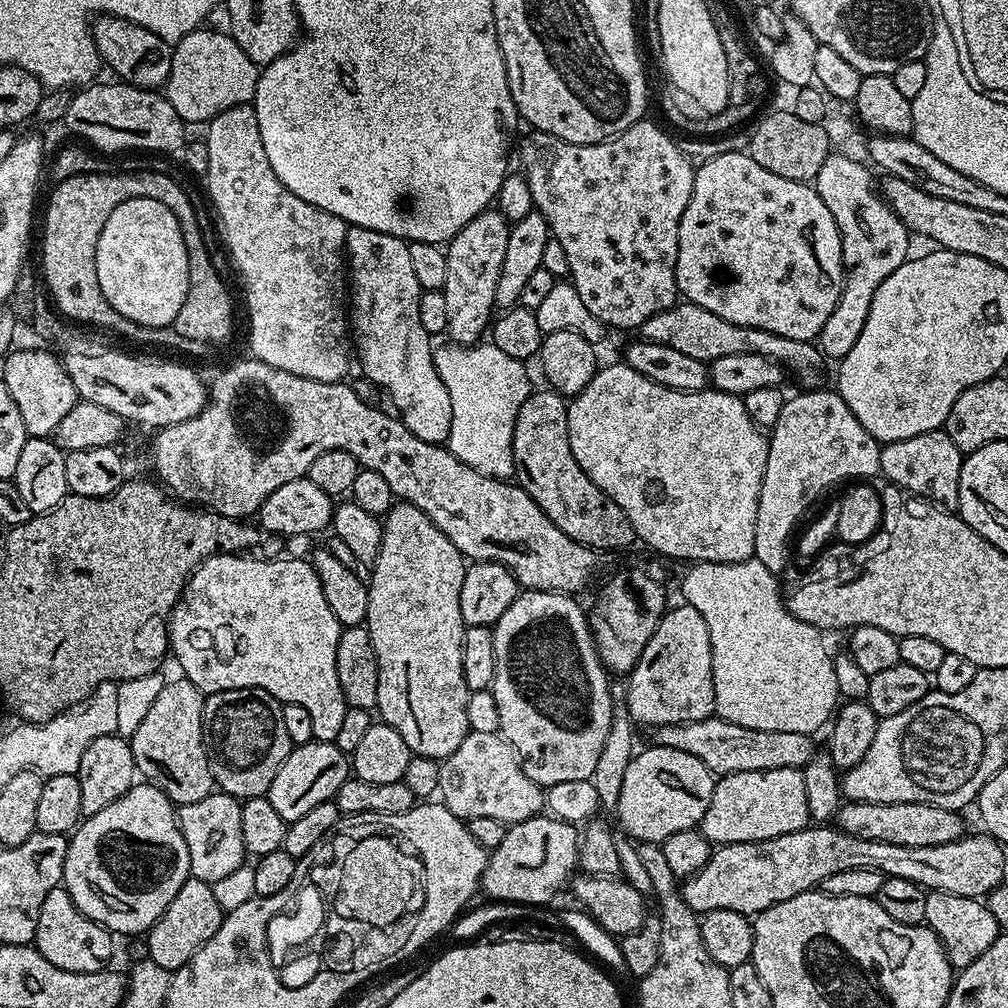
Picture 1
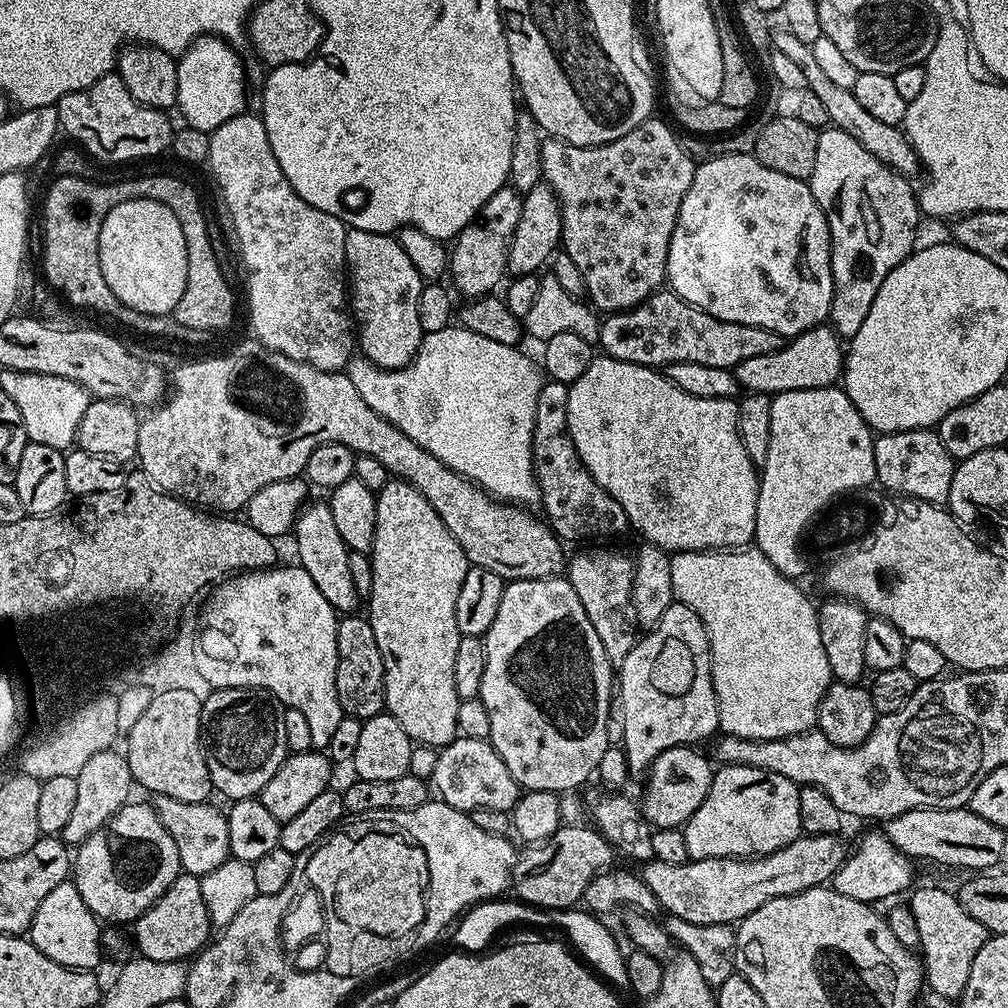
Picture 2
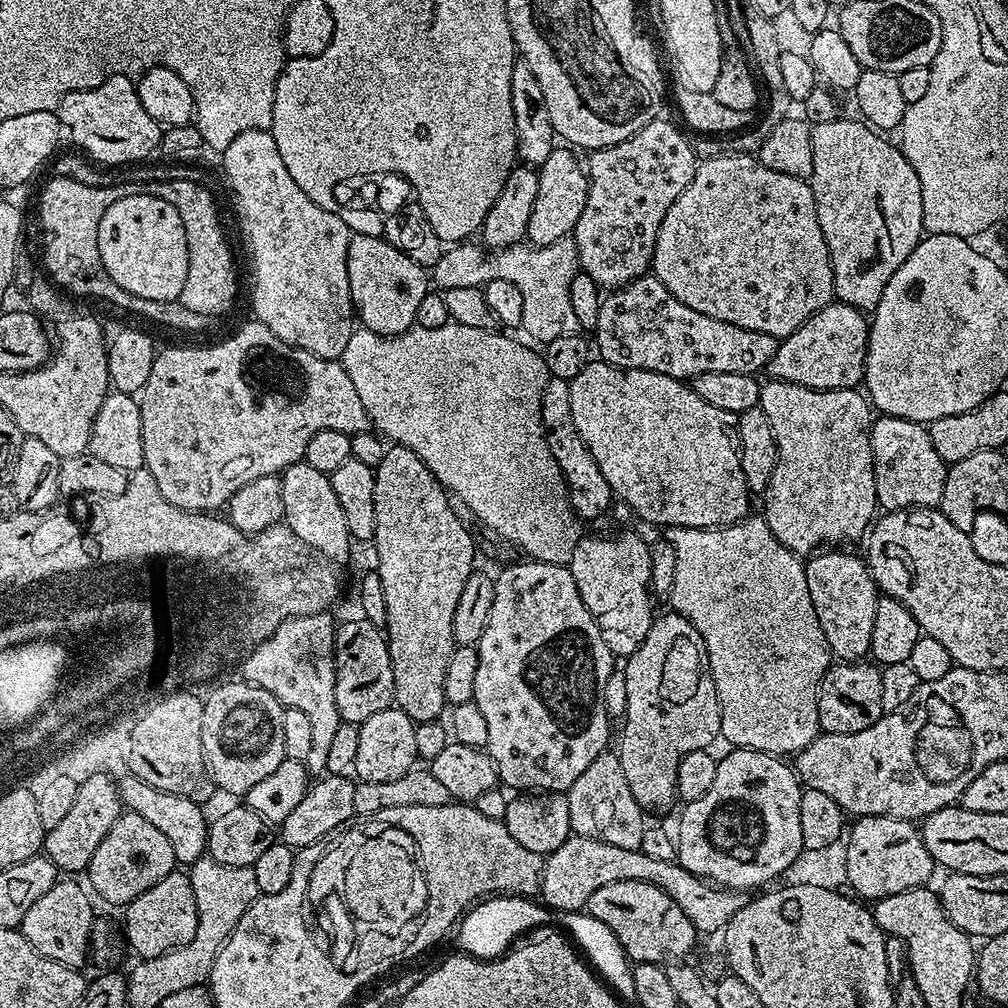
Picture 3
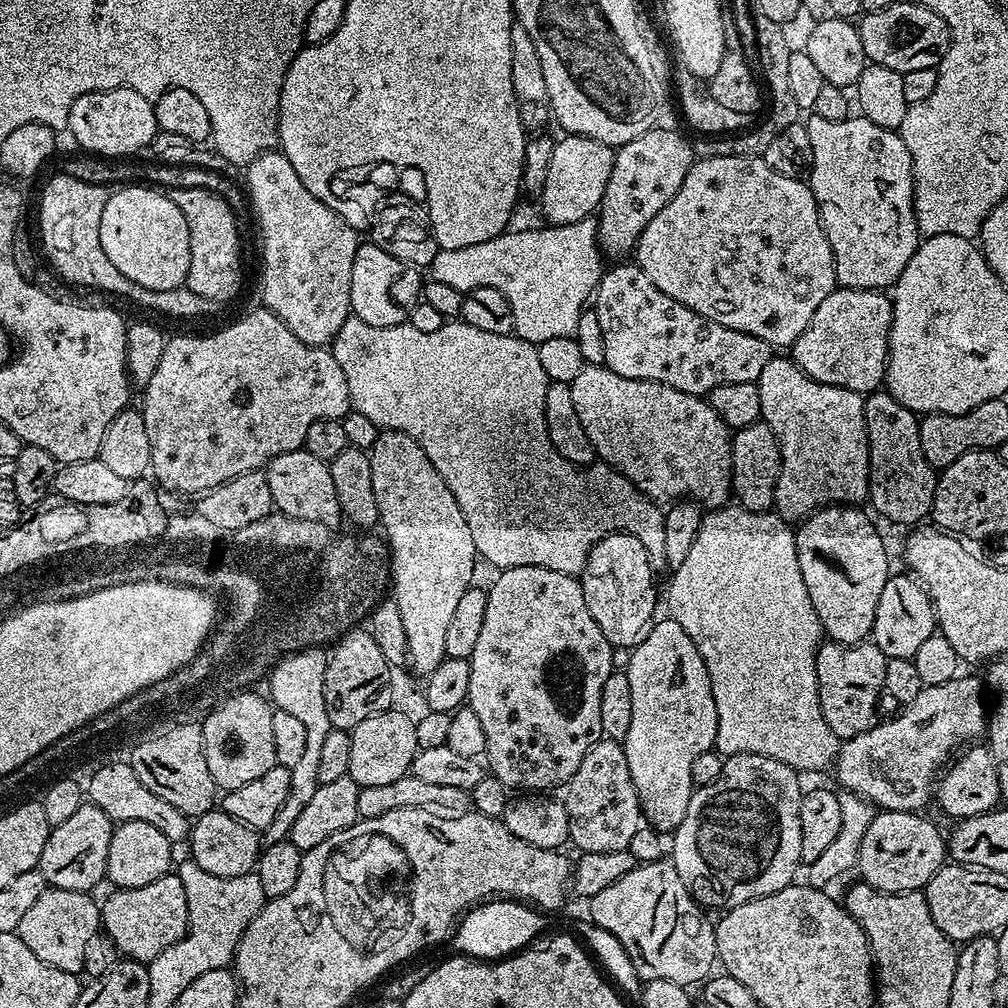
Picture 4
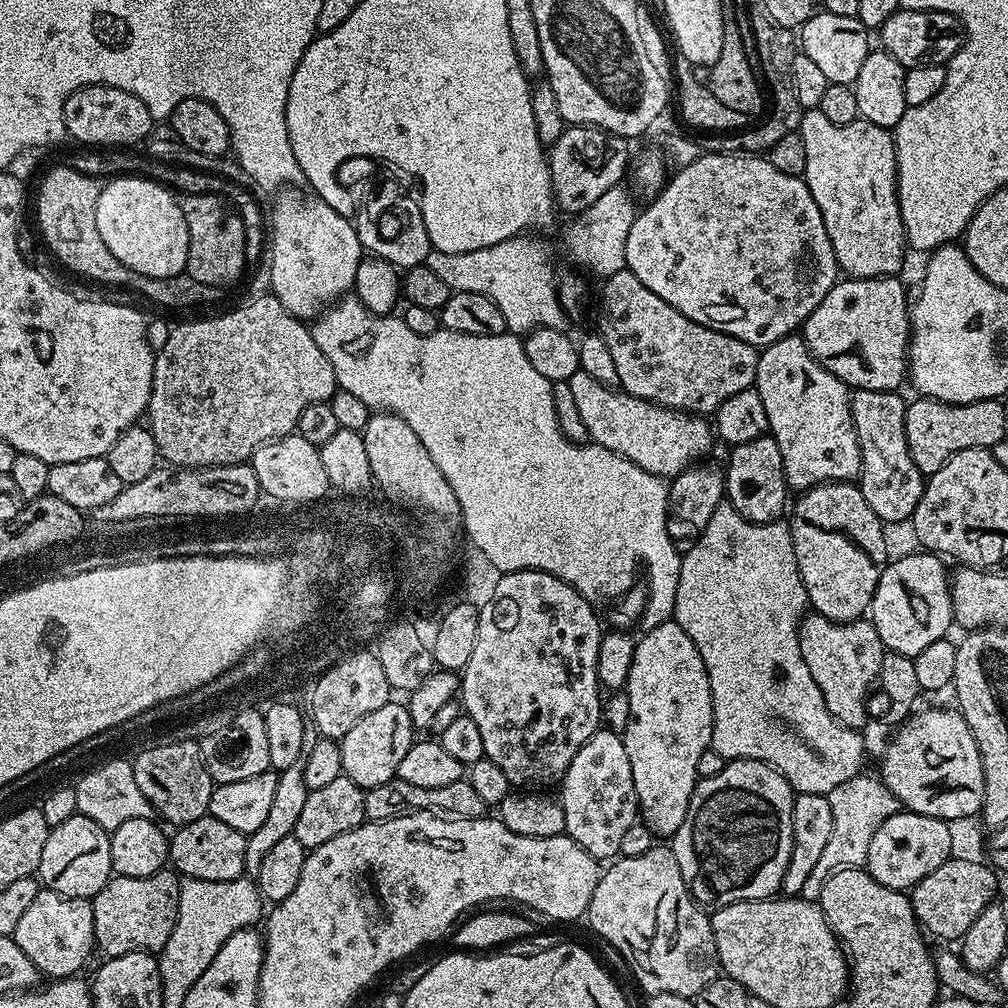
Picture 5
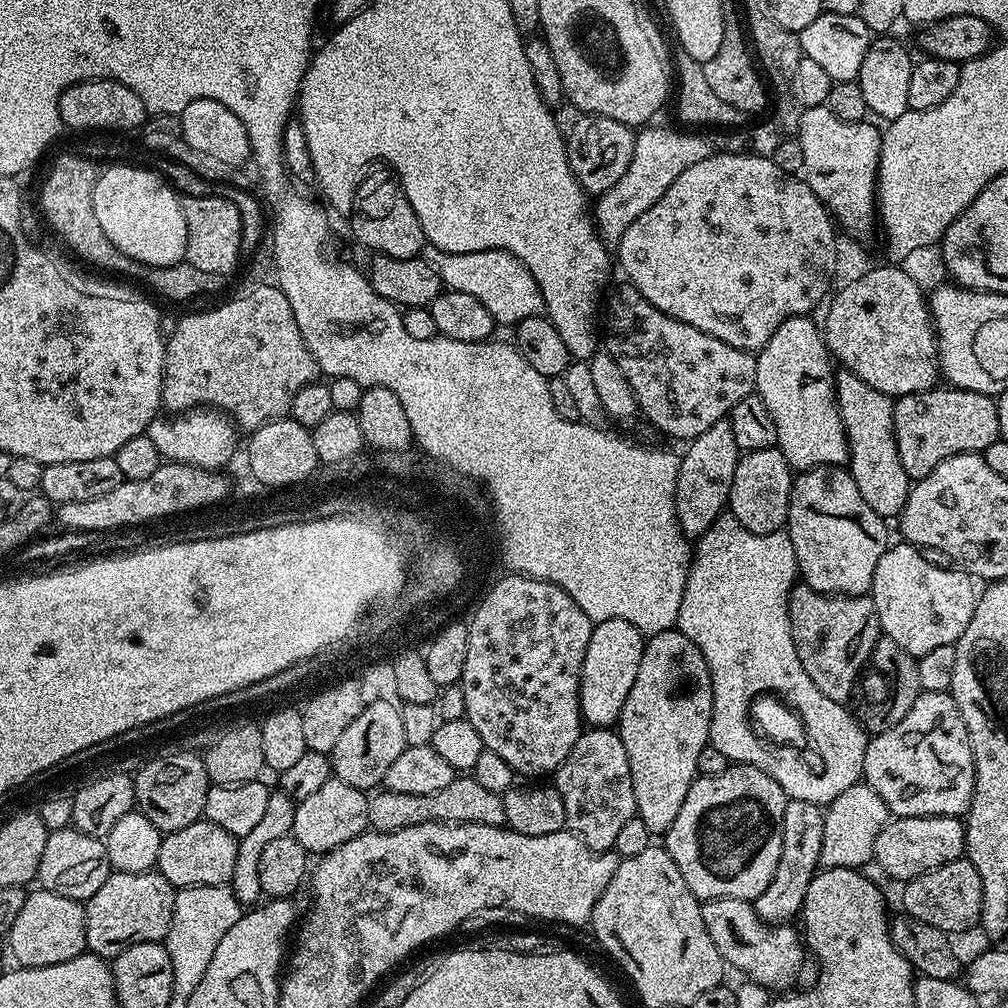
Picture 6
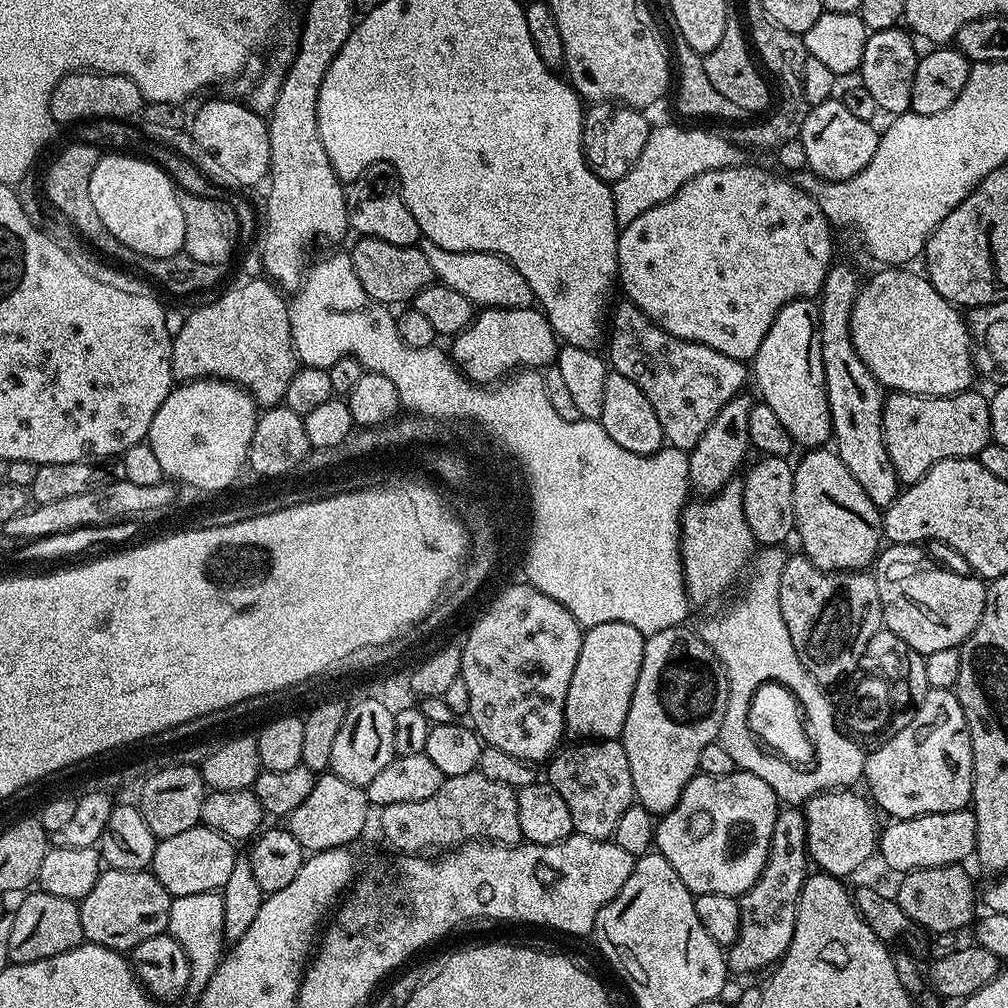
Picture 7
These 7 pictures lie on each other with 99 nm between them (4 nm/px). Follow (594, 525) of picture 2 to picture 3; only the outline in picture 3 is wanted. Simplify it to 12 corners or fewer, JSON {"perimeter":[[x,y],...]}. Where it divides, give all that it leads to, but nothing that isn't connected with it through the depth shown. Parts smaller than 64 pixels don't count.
{"perimeter":[[549,376],[542,426],[577,520],[614,497],[570,414],[569,381]]}

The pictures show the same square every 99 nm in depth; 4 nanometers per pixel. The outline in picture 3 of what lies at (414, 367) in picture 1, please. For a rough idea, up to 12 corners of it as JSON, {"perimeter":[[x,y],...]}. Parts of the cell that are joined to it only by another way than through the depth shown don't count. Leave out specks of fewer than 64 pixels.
{"perimeter":[[383,235],[348,241],[363,327],[401,336],[430,291],[421,264]]}

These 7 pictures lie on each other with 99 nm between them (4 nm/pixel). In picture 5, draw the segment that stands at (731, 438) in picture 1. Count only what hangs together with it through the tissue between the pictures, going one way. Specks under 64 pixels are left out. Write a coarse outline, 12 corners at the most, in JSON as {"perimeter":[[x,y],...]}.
{"perimeter":[[574,373],[588,440],[661,478],[703,461],[703,416]]}

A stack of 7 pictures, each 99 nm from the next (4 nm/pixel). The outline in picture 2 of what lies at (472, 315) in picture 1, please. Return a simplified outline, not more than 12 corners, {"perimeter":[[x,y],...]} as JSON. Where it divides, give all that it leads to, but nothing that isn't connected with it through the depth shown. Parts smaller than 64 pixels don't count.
{"perimeter":[[500,188],[455,237],[450,277],[486,296],[508,267],[523,195]]}

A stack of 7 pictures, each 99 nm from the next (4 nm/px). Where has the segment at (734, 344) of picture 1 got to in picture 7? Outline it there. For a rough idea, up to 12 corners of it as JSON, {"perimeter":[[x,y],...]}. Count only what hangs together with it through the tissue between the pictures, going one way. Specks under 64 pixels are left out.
{"perimeter":[[630,303],[607,359],[691,450],[750,368],[662,330]]}

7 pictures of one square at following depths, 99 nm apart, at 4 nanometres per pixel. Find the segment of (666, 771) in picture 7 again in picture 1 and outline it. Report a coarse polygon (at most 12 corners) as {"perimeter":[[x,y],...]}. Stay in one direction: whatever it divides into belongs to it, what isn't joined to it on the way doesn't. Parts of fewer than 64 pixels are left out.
{"perimeter":[[694,606],[661,616],[627,673],[637,725],[716,711],[710,630]]}

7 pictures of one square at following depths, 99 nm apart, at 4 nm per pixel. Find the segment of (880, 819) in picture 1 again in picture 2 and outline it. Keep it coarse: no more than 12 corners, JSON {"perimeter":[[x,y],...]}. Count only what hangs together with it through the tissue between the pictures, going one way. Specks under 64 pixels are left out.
{"perimeter":[[915,808],[883,825],[913,861],[992,870],[1005,829],[972,809]]}

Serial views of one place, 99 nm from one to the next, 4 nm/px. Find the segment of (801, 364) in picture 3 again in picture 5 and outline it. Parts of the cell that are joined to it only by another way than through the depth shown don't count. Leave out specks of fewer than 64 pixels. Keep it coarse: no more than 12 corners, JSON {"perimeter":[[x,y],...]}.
{"perimeter":[[899,275],[841,279],[802,325],[849,389],[908,376]]}

